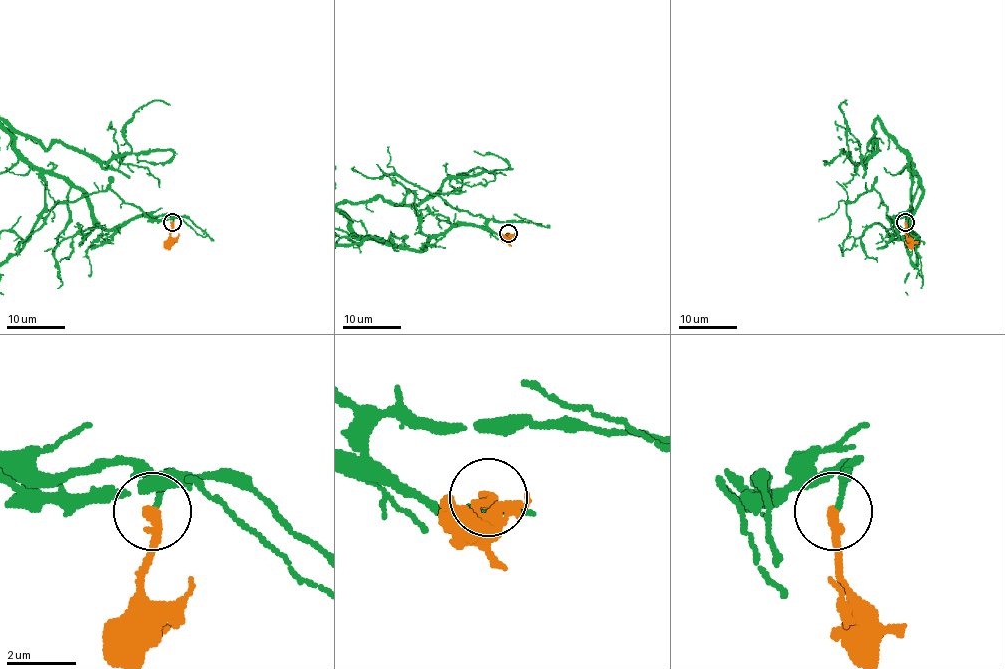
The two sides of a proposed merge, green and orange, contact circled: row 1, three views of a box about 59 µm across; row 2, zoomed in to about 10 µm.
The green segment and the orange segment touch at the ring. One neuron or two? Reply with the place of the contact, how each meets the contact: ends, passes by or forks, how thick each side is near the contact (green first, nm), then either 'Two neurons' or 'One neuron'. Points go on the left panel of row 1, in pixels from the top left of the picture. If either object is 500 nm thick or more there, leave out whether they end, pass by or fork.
Place: (172, 222). At the ring green passes by. At the ring orange ends. Thickness 110 nm (green) against 300 nm. Two neurons

